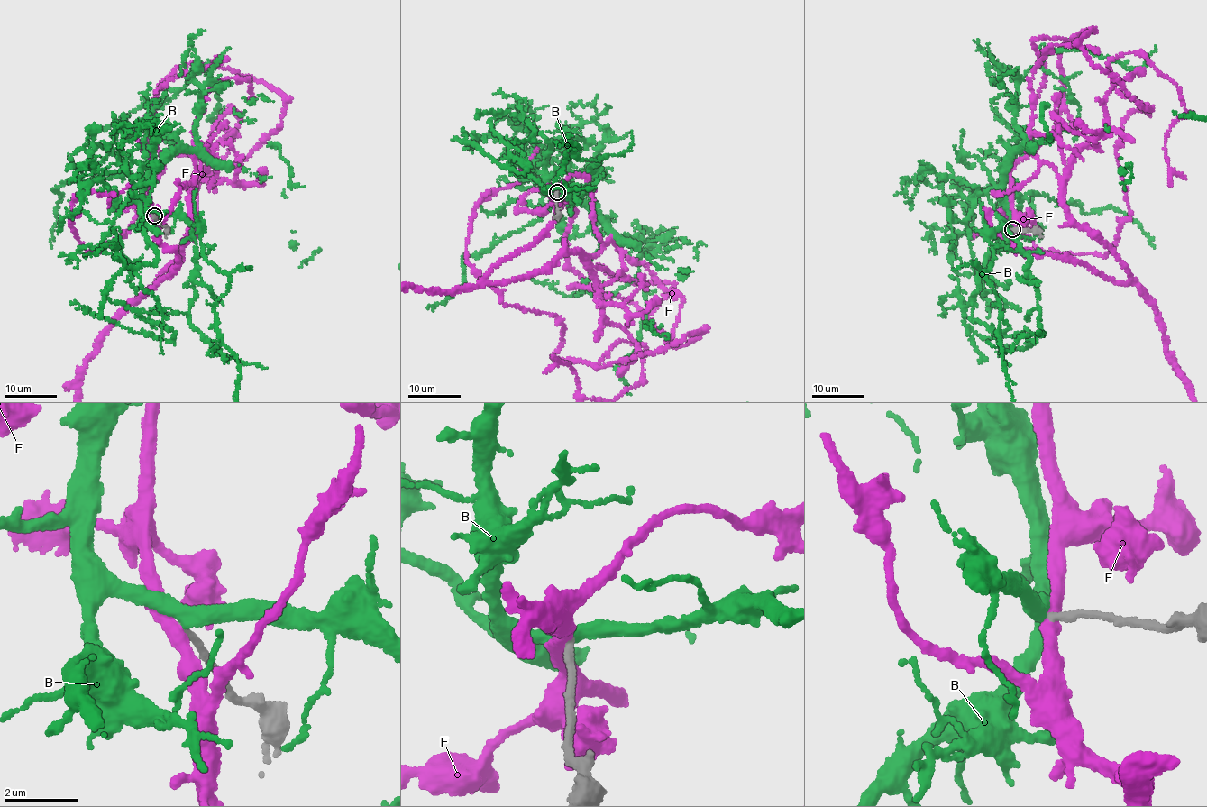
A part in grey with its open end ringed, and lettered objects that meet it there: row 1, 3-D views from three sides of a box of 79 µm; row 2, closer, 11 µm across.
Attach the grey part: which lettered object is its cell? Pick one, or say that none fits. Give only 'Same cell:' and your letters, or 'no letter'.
Same cell: no letter

